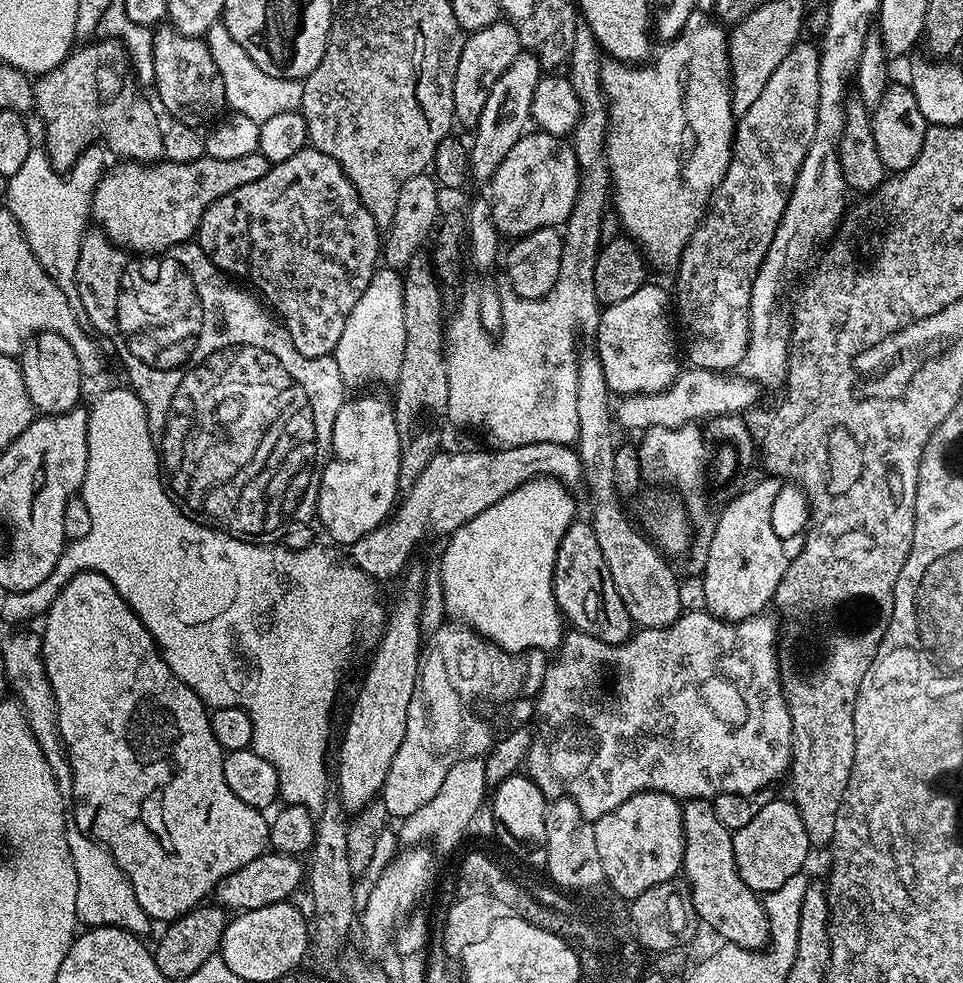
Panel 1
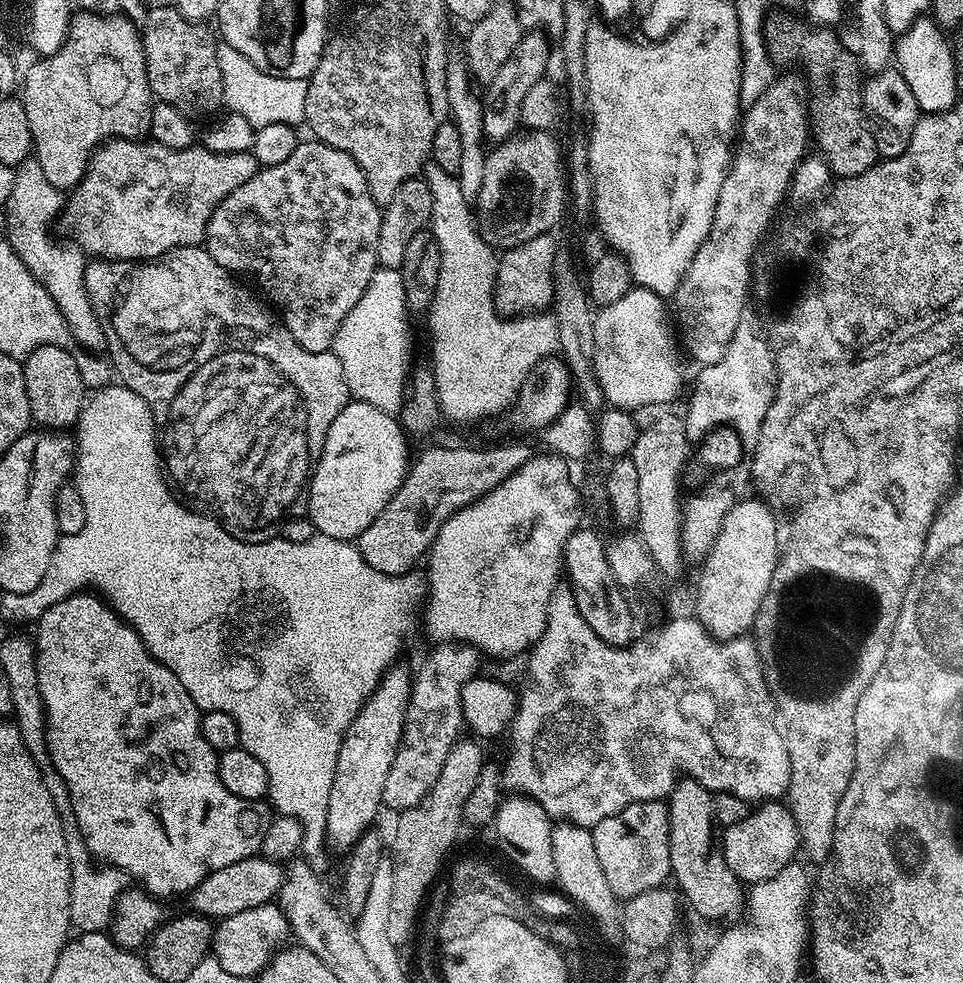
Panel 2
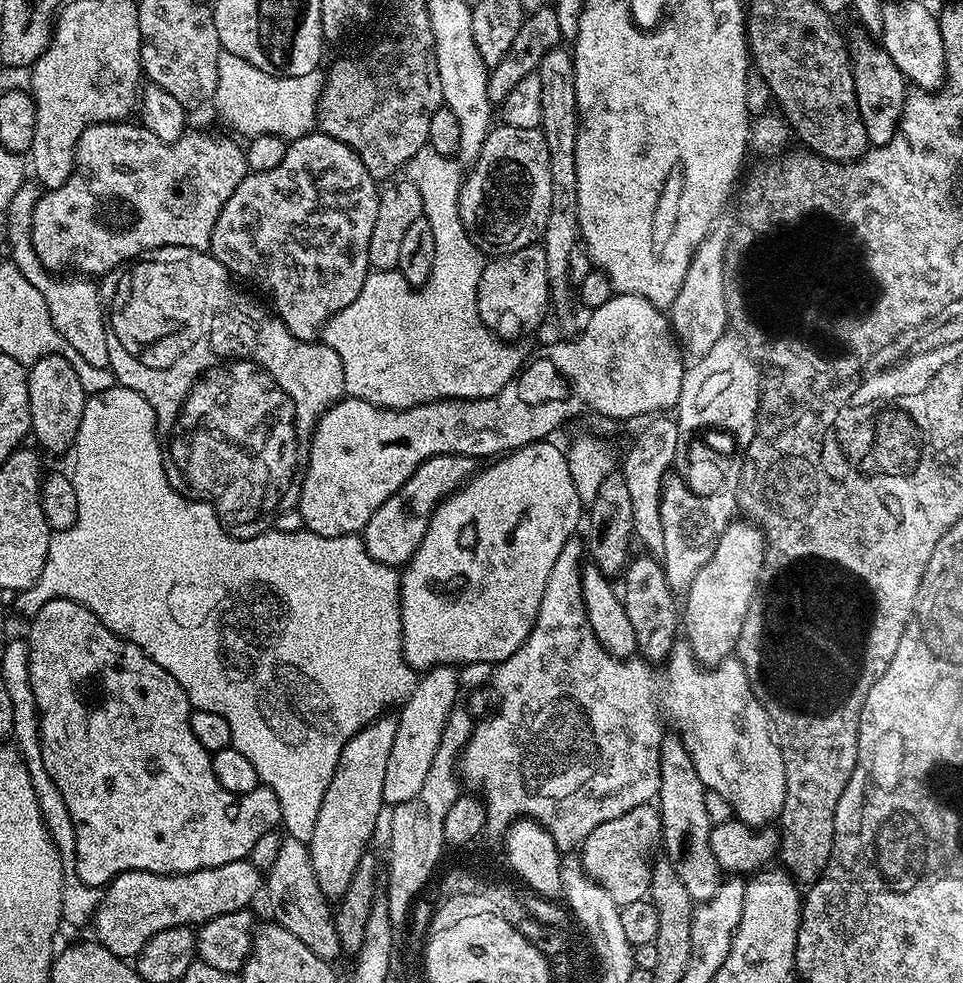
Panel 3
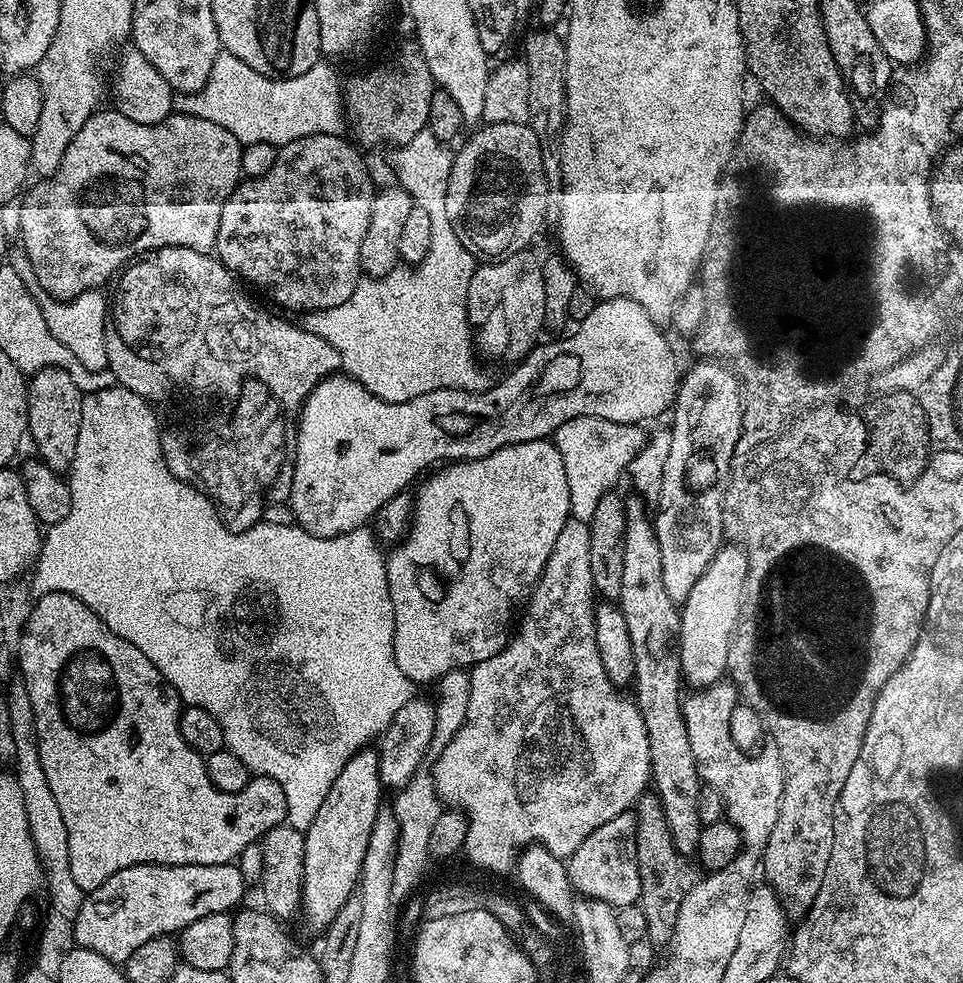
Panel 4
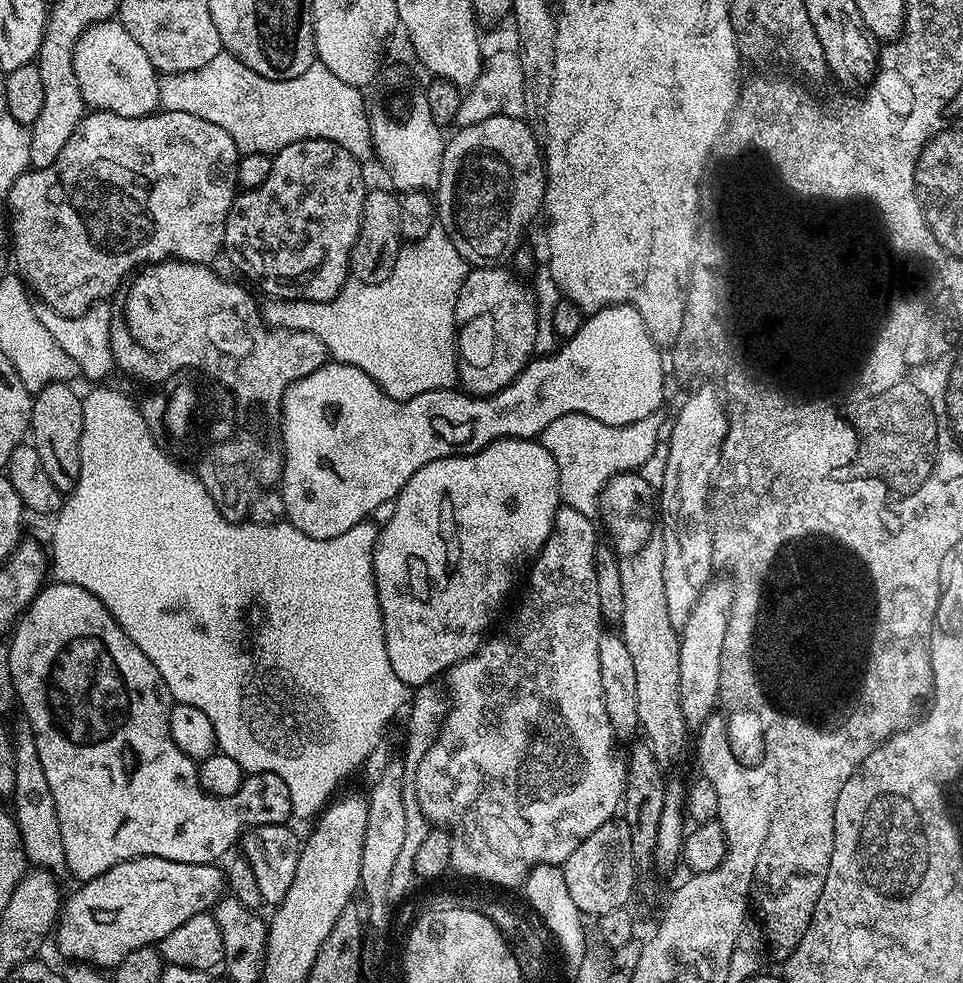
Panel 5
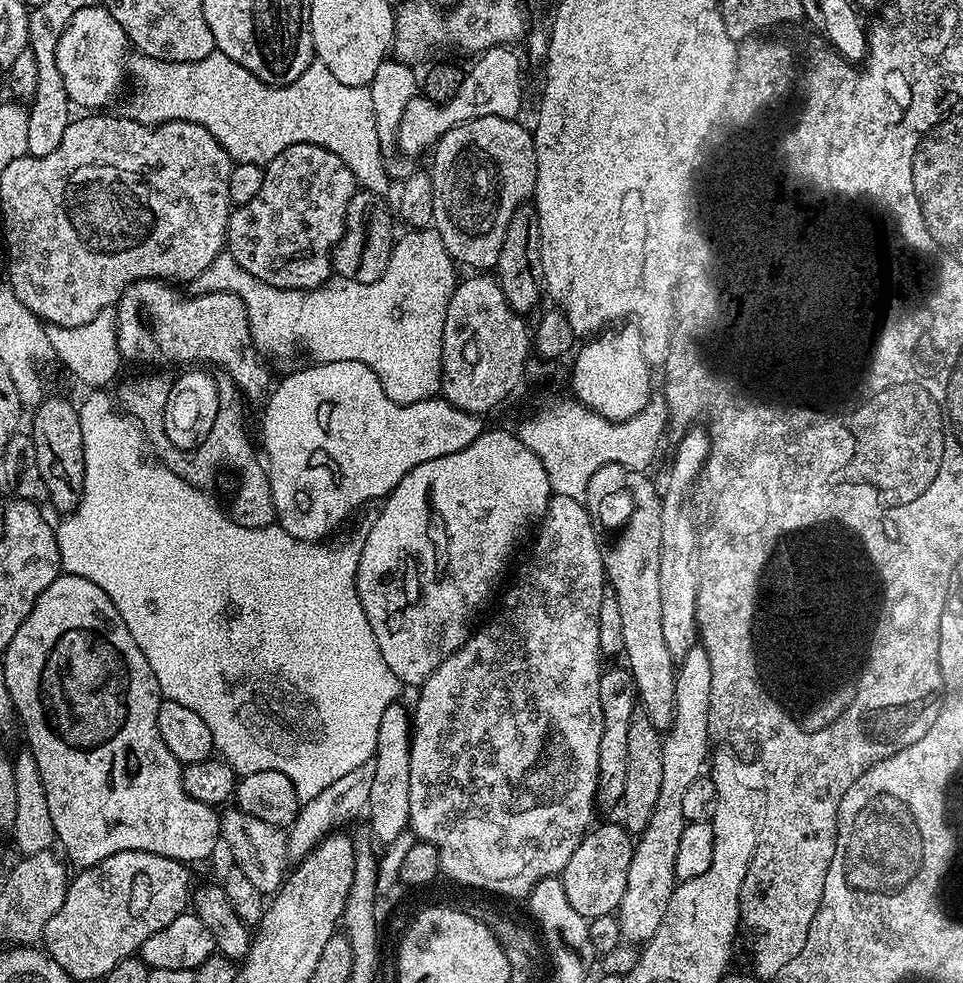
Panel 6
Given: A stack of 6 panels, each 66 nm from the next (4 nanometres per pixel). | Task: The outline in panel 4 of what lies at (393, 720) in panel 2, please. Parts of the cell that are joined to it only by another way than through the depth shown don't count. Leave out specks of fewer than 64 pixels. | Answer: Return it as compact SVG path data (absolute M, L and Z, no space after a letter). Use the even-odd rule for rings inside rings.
M369 746L362 749L358 754L354 754L354 758L350 758L350 762L346 762L346 766L342 766L342 774L338 774L338 778L334 778L334 786L330 786L330 794L326 794L322 807L318 809L318 814L314 817L314 822L310 822L307 832L304 833L305 866L301 884L302 917L304 916L305 922L316 931L316 934L323 933L328 923L334 918L334 914L338 914L338 910L342 910L342 906L346 906L348 899L357 891L360 882L360 871L362 870L362 858L366 858L366 846L370 842L370 830L374 826L374 818L379 814L382 807L382 801L380 801L380 780L382 784L379 751L375 747Z

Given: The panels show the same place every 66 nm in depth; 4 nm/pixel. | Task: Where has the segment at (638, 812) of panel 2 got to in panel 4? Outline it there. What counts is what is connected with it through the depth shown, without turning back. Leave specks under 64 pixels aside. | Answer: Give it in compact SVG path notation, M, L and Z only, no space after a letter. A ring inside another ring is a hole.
M627 811L610 818L610 822L602 822L602 826L595 828L590 834L590 838L586 838L586 842L582 842L582 846L578 846L578 850L574 850L574 854L567 857L566 863L573 889L581 897L589 900L601 900L614 909L625 908L637 903L640 898L640 875L636 861L635 815L631 811Z

